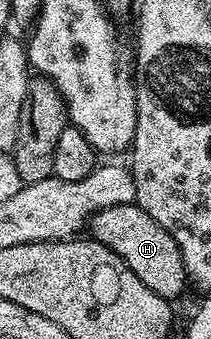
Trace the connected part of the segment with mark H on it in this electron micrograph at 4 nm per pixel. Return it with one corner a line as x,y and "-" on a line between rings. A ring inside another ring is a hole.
120,204
112,208
104,208
96,212
88,223
89,237
95,238
100,244
112,248
152,292
156,292
161,298
175,300
182,294
182,289
188,286
186,265
182,259
180,248
176,240
148,212
144,212
137,204

